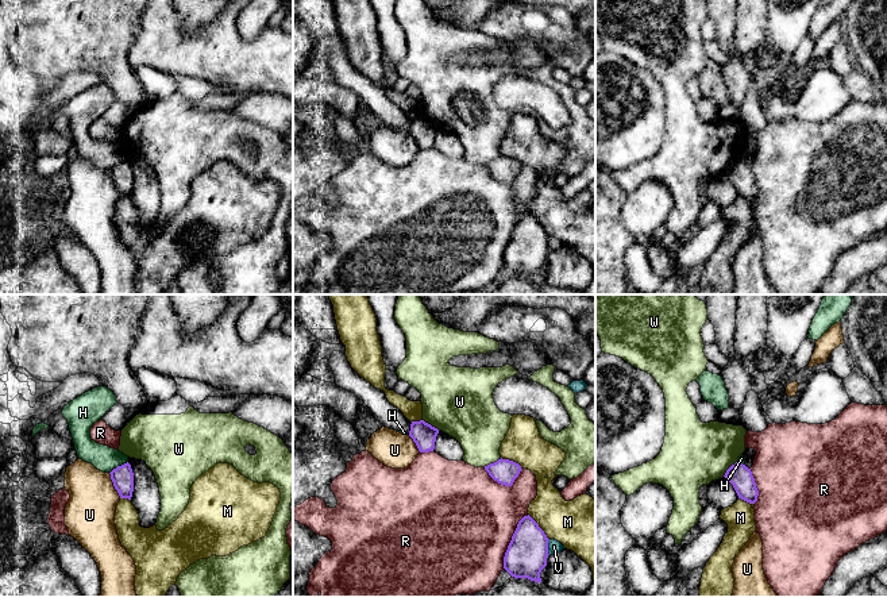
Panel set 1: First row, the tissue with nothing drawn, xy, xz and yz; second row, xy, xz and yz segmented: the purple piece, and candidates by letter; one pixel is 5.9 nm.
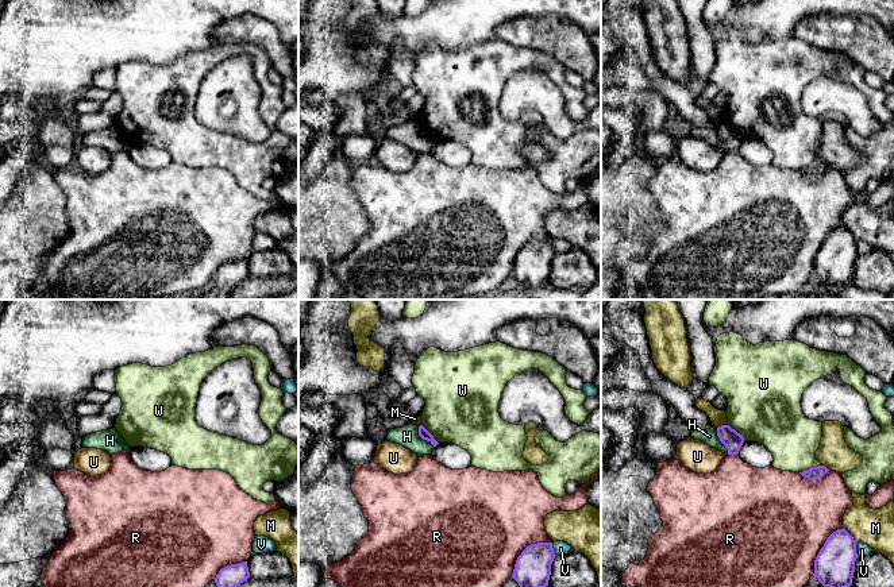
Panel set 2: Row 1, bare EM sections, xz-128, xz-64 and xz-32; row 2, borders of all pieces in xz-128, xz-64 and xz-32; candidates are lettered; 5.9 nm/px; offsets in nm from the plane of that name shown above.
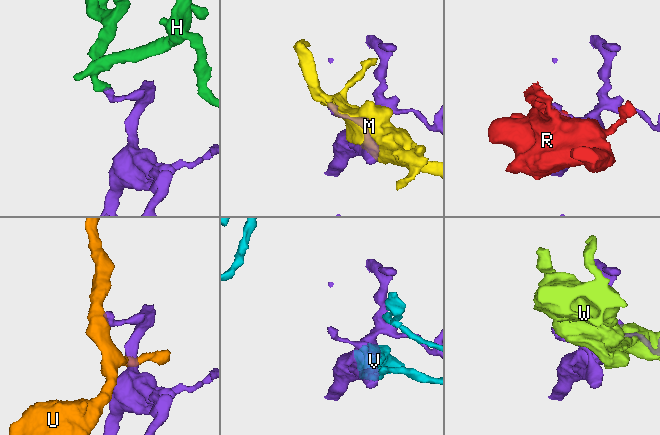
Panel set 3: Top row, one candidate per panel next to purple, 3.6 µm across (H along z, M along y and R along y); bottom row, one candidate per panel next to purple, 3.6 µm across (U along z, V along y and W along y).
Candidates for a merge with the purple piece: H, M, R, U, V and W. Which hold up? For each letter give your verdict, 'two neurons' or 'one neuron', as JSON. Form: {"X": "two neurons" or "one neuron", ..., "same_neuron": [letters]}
{"H": "two neurons", "M": "two neurons", "R": "two neurons", "U": "two neurons", "V": "two neurons", "W": "two neurons", "same_neuron": []}

